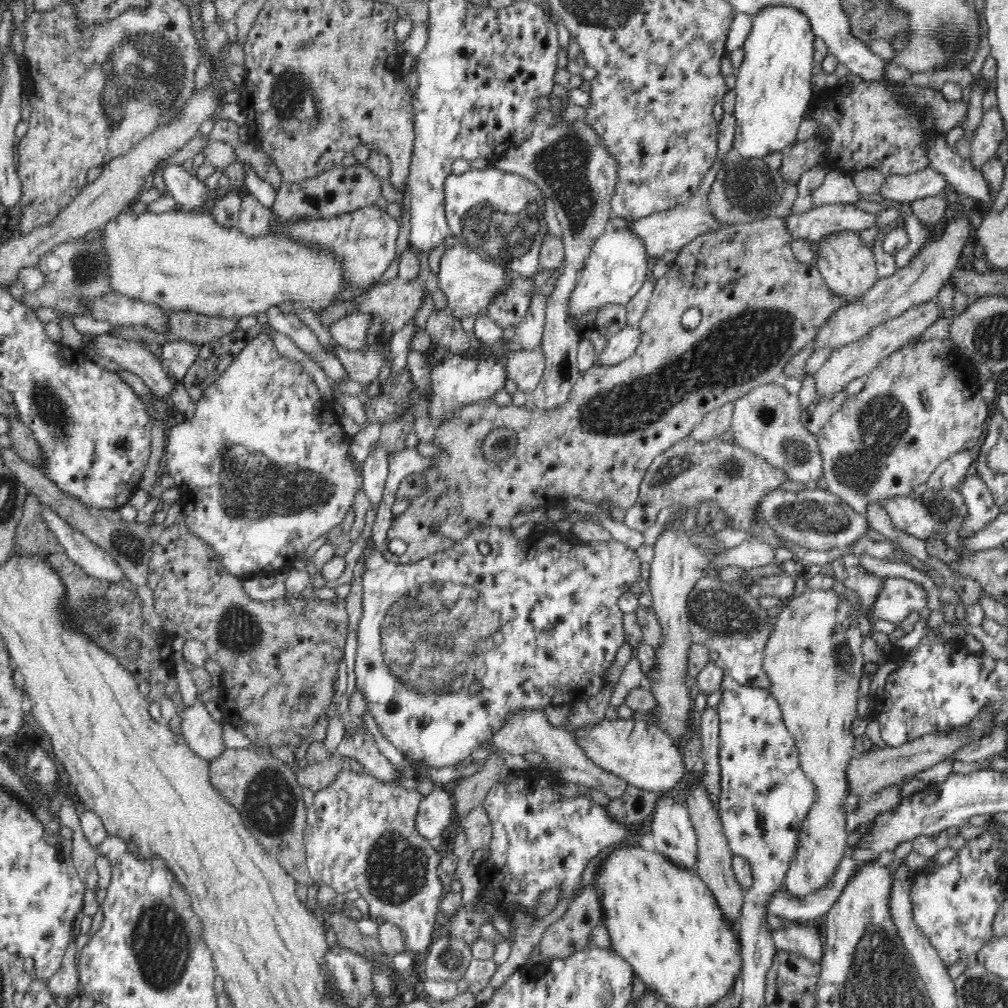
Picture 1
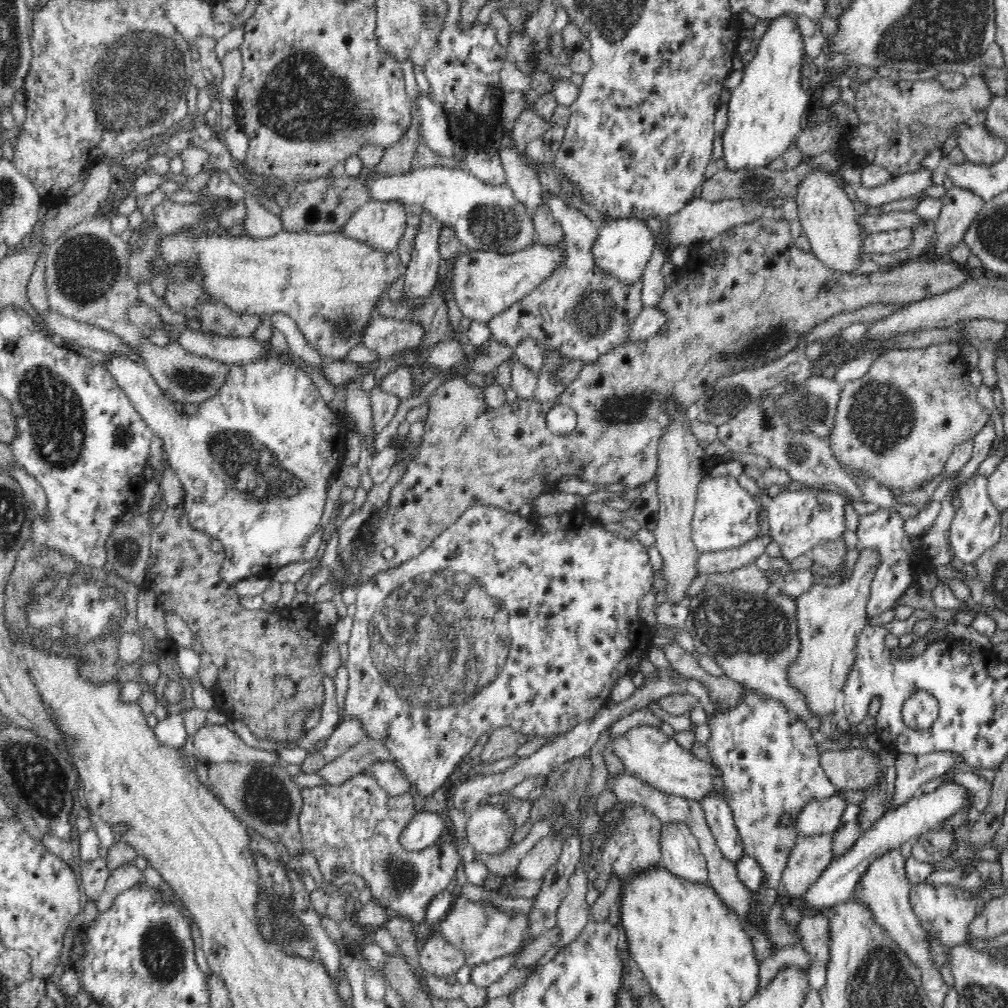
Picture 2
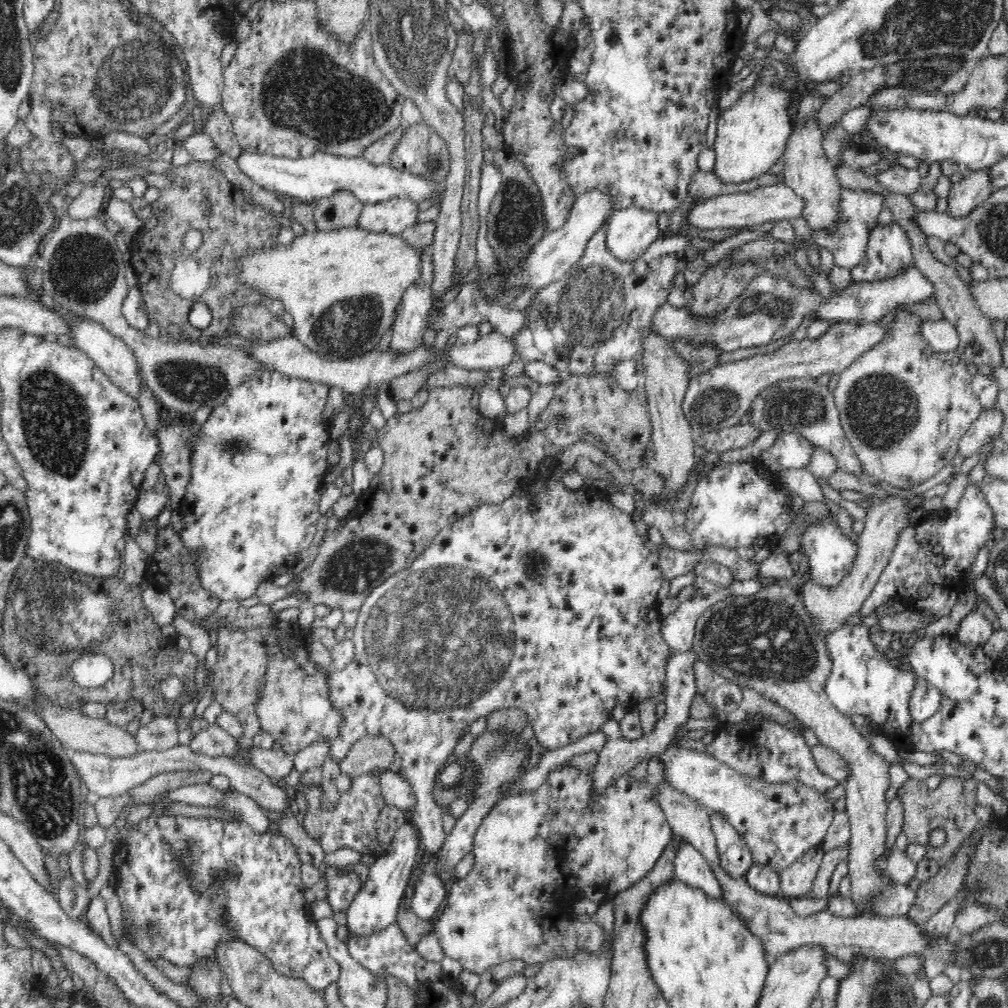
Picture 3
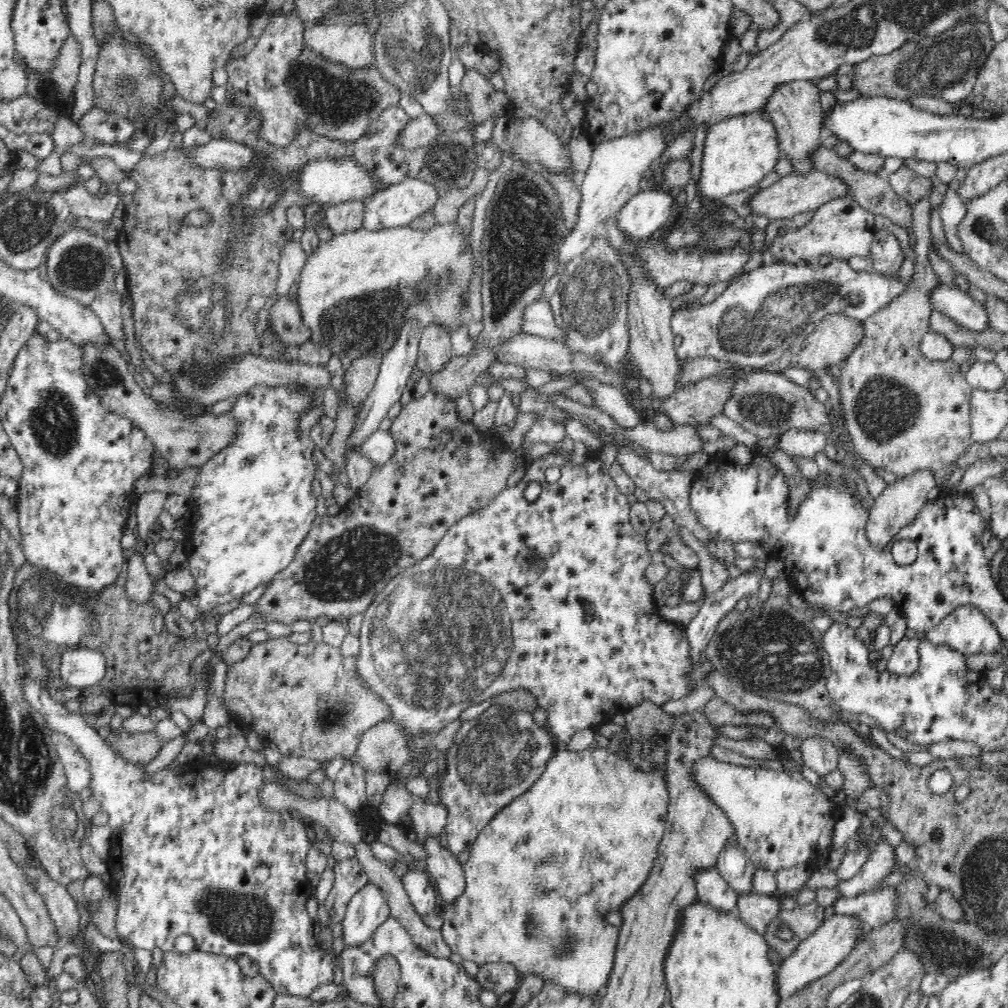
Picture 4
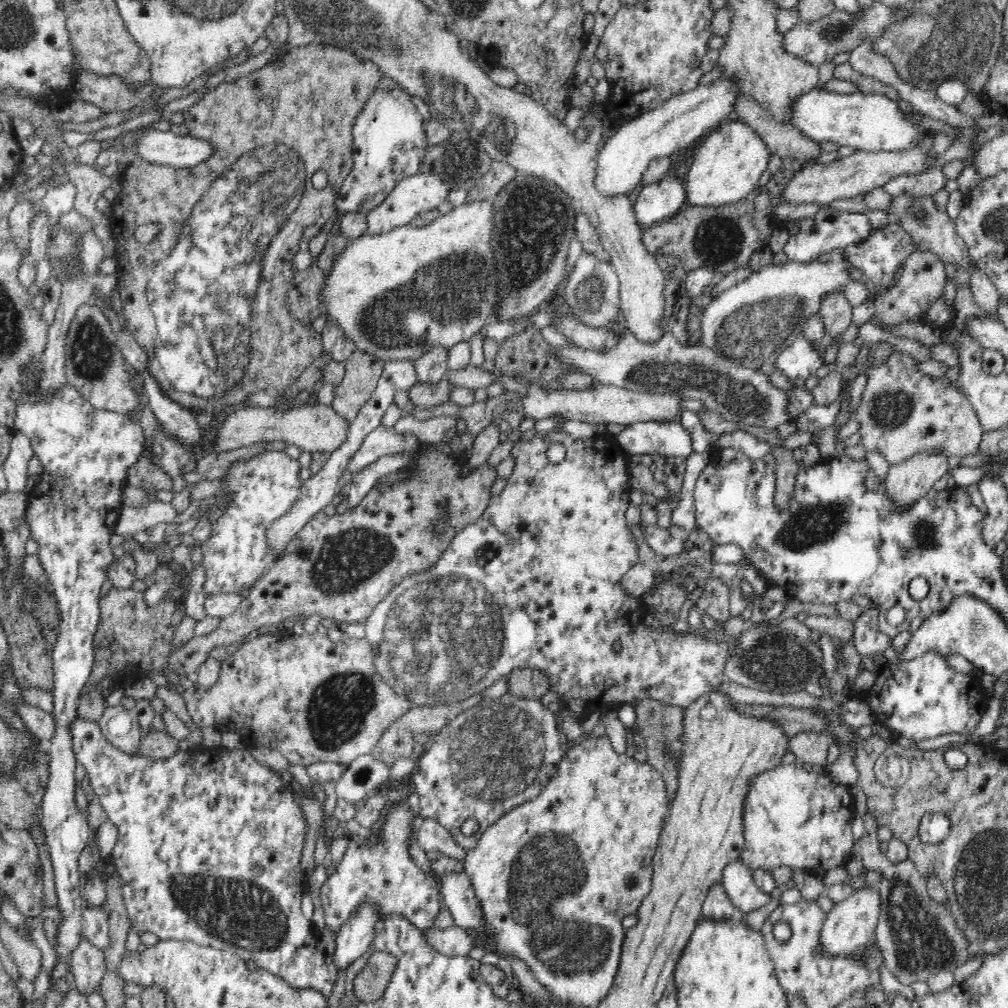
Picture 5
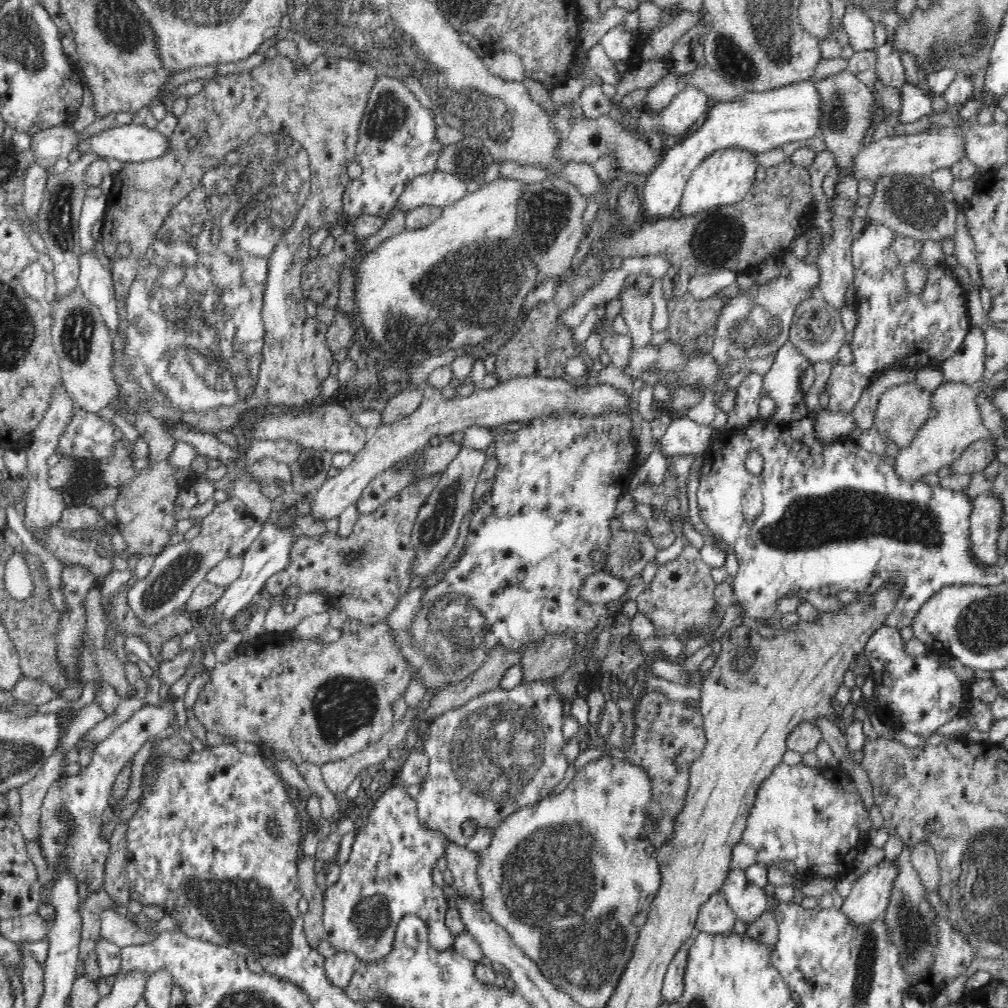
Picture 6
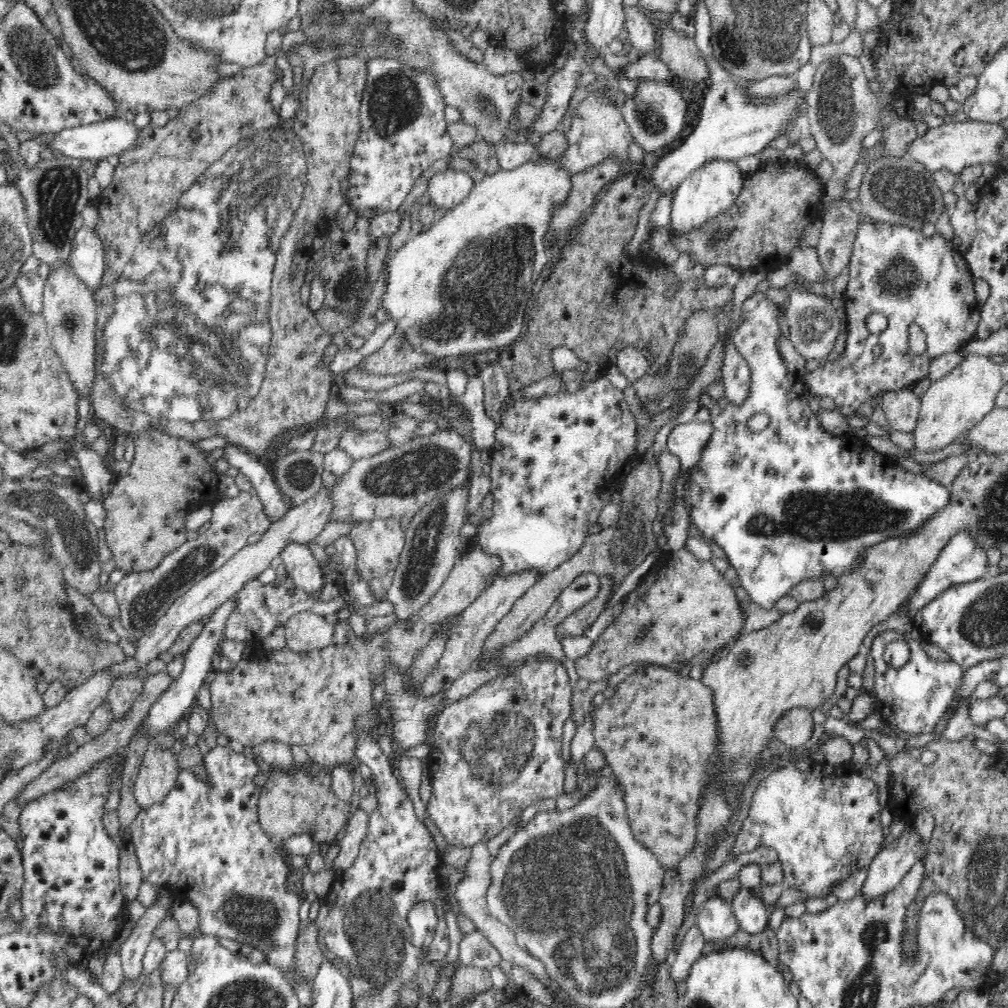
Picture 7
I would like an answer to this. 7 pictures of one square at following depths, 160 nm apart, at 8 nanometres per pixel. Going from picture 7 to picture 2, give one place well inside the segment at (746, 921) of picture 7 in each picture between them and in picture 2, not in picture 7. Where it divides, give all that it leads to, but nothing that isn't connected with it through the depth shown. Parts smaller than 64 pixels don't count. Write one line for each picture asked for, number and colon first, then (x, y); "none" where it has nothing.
2: (718, 814)
3: (735, 857)
4: (733, 864)
5: (740, 886)
6: (748, 901)

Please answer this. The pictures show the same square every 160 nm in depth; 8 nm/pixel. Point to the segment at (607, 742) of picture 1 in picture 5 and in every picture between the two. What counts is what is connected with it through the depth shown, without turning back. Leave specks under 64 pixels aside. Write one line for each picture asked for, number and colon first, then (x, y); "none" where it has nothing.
2: (647, 752)
3: (780, 822)
4: (780, 819)
5: (792, 816)

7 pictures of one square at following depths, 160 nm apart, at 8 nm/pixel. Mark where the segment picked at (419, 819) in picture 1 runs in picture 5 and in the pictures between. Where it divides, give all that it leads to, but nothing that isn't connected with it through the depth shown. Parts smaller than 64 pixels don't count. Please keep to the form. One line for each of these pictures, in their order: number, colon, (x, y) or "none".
2: (424, 830)
3: (375, 907)
4: (368, 909)
5: (354, 938)

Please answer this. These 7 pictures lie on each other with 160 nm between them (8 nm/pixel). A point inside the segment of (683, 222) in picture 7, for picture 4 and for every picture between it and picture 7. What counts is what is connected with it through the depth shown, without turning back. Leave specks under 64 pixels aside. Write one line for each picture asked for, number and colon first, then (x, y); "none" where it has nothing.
4: (739, 151)
5: (727, 164)
6: (723, 178)

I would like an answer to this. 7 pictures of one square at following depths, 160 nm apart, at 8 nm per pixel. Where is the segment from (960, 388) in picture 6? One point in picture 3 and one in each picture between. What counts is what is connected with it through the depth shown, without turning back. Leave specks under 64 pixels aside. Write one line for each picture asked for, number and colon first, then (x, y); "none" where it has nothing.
3: (829, 608)
4: (899, 504)
5: (907, 482)

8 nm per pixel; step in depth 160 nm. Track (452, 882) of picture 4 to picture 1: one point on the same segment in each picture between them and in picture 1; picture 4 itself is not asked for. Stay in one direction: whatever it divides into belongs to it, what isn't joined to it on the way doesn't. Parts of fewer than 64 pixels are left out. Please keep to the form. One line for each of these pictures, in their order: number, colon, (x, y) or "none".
1: (535, 623)
2: (547, 608)
3: (554, 612)

